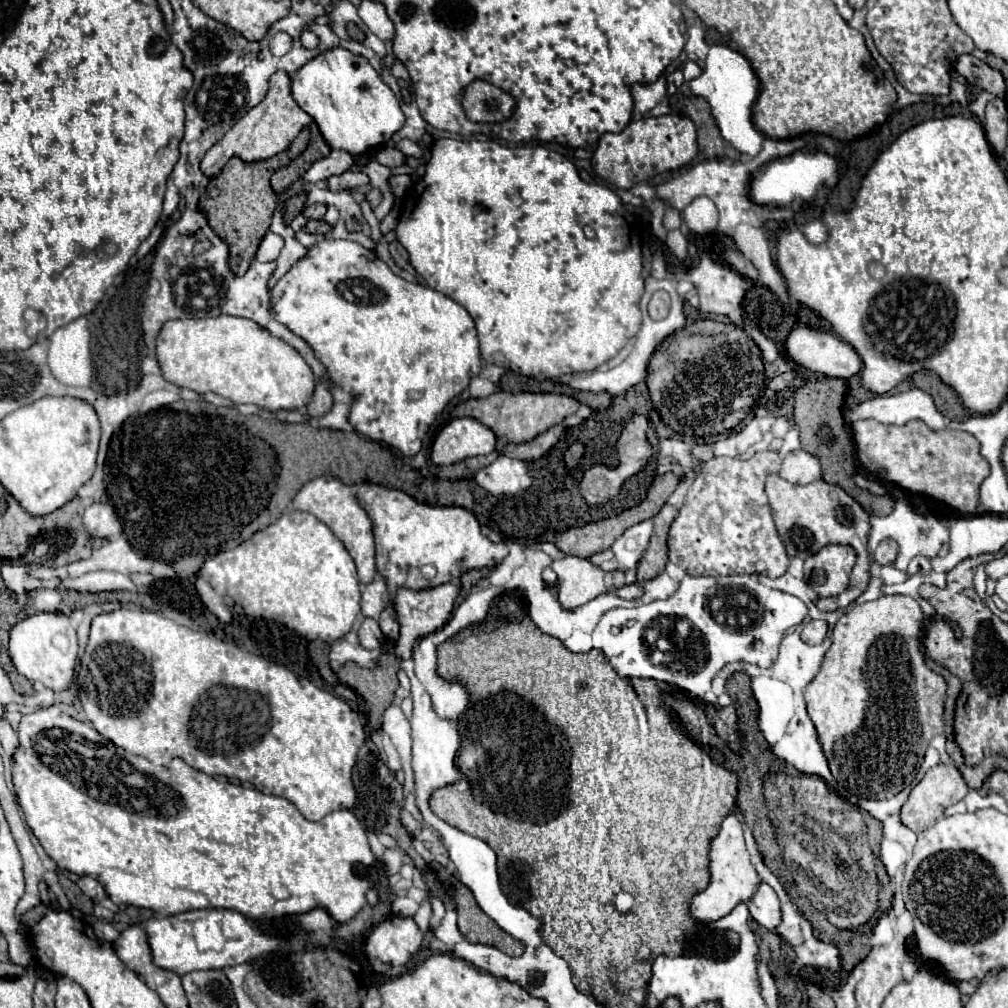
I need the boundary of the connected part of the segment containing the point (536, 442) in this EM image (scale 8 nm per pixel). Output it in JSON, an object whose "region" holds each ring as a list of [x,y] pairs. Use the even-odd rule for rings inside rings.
{"region":[[[552,426],[550,430],[538,434],[534,440],[530,442],[522,442],[522,444],[506,444],[506,448],[502,450],[504,456],[508,458],[518,458],[518,460],[536,460],[542,454],[546,454],[562,436],[562,426]]]}

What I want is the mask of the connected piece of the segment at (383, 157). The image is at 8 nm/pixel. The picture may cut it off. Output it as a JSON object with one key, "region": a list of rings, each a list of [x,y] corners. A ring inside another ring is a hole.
{"region":[[[384,146],[378,152],[374,152],[374,158],[384,166],[400,166],[404,162],[404,154],[390,146]]]}

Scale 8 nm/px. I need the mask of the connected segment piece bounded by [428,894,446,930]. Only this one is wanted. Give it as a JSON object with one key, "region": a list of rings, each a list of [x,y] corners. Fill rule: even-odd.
{"region":[[[428,894],[428,900],[430,900],[430,904],[432,904],[432,920],[430,920],[430,928],[434,930],[436,926],[438,926],[438,922],[440,922],[440,918],[444,916],[444,902],[438,898],[438,896],[434,896],[434,894]]]}

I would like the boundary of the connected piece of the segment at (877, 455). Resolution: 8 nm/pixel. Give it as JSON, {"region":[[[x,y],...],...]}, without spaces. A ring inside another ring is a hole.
{"region":[[[876,420],[852,424],[858,458],[867,470],[910,493],[927,495],[962,514],[974,514],[980,504],[980,484],[990,474],[990,464],[980,454],[980,442],[962,430],[932,430],[922,420],[886,426]]]}

